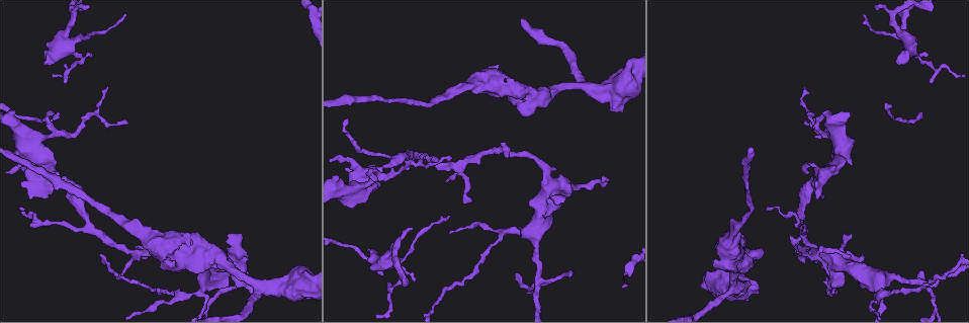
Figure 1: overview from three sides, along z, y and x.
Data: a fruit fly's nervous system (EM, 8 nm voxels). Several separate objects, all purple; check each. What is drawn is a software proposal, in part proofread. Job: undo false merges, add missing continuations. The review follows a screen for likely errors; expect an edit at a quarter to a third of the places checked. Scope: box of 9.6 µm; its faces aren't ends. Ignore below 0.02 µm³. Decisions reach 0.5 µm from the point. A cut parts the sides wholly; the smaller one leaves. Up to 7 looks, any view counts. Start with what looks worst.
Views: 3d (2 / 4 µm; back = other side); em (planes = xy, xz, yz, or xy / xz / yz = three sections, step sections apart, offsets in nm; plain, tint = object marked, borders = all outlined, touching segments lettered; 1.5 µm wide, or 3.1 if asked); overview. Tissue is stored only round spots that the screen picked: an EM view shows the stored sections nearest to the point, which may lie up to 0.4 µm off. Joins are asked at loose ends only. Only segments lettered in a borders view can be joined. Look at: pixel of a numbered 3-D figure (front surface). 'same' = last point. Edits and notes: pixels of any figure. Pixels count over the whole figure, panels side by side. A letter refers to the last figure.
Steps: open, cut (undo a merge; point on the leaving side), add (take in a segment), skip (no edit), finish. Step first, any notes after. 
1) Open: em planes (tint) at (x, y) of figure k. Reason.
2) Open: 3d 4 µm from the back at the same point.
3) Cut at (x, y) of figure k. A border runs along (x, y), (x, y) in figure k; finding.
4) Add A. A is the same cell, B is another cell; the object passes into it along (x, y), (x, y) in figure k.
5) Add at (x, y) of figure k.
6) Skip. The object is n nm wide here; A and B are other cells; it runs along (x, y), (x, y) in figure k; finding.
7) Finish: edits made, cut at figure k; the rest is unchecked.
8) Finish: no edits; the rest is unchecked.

Open: 3d 4 µm at (896, 61) of figure 1. An open end.

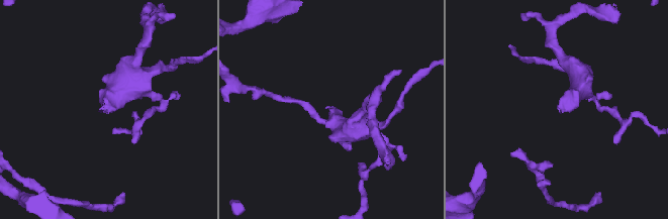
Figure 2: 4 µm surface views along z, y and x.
Open: em planes (borders) at (326, 106) of figure 2.

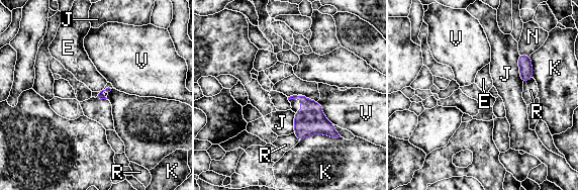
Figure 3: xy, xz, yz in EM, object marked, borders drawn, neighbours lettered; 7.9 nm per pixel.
Skip. E, J, K, N, R and V are other cells; a border runs along (103, 89), (99, 91) in figure 3; none of them fits.

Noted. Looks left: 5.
Open: 3d 4 µm at (556, 203) of figure 1. An open end.

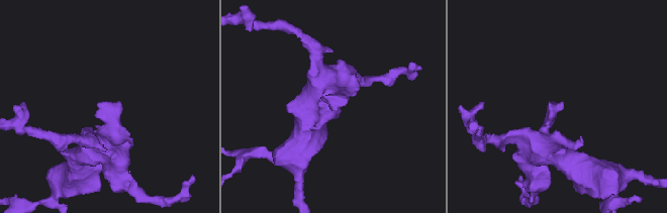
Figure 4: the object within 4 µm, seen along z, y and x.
Open: em planes (borders) at (335, 107) of figure 4. Now the EM.

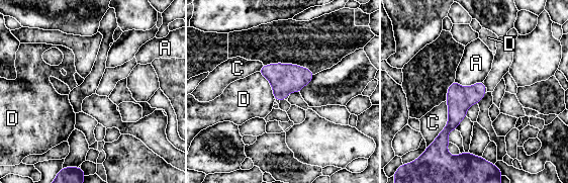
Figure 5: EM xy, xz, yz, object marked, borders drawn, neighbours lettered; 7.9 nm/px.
Skip. The longest contact is with C, 380 nm; A, C and D are other cells; it runs along (481, 84), (457, 108), (442, 142) in figure 5; none of them fits.

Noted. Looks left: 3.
Open: em yz step 4 (borders) at (805, 87) of figure 1. An open end.

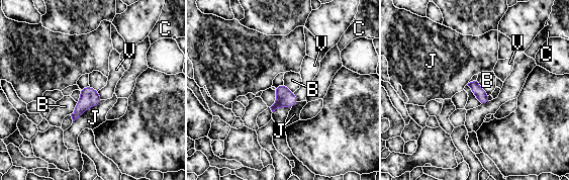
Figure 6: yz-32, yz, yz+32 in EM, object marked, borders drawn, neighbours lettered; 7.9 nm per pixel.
Open: em planes (borders) at the same point.

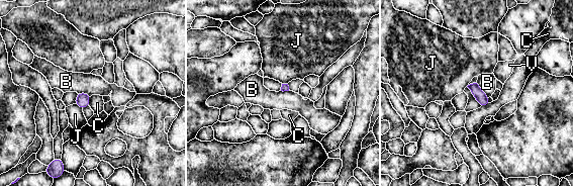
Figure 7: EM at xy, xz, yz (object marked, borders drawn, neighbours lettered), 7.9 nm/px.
Skip. B, C, J and V are other cells; a border runs along (476, 83), (488, 97) in figure 7; no lettered segment goes on from it.

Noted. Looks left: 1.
Finish: no edits; the rest is unchecked.

